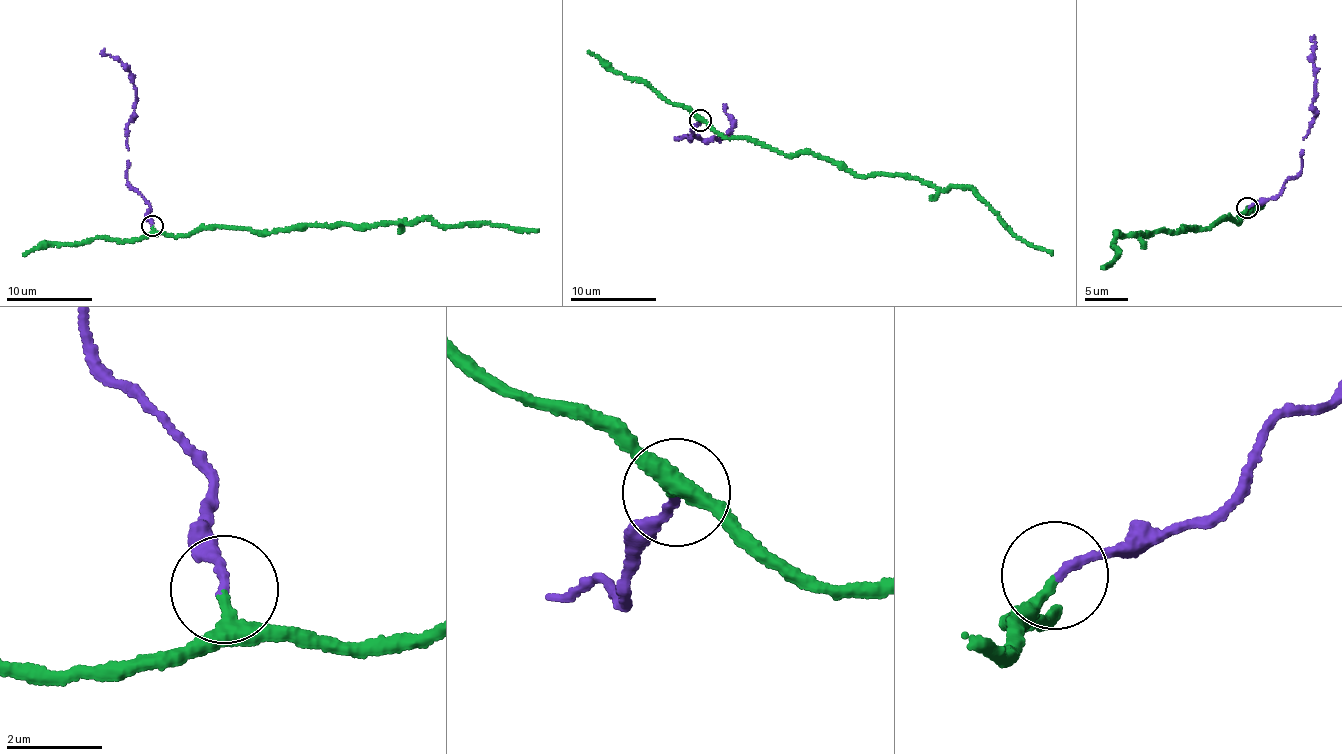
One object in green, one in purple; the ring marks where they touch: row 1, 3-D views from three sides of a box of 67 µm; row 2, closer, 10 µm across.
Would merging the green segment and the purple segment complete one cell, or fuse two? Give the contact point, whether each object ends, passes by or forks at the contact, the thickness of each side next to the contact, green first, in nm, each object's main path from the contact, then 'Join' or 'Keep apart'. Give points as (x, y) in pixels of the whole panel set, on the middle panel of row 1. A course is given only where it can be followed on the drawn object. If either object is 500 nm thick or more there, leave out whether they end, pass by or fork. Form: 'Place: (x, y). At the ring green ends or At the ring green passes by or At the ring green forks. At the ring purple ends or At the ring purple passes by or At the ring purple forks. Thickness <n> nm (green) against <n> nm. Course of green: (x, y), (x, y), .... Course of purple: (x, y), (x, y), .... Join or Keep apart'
Place: (700, 120). At the ring green ends. At the ring purple ends. Thickness 240 nm (green) against 170 nm. Course of green: (699, 120), (722, 134), (783, 154), (817, 154), (857, 174), (971, 188), (1014, 234), (1051, 255). Course of purple: (699, 120), (690, 140), (677, 138), (694, 134), (702, 139), (732, 133), (730, 118), (723, 108), (727, 108). Join

